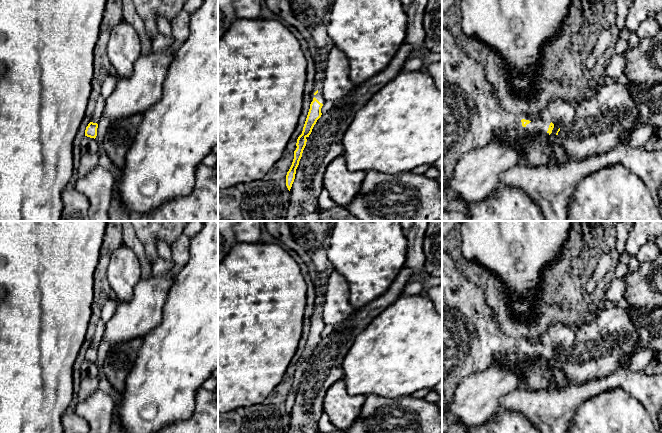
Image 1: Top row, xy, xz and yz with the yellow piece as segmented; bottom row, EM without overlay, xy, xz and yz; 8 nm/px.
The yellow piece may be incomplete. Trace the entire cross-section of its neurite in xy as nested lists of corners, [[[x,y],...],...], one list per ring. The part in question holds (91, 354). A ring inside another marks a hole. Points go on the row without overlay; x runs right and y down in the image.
[[[90,346],[86,351],[85,360],[95,363],[97,360],[97,352],[98,352],[97,347]]]

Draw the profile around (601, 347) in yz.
[[[662,306],[650,312],[638,308],[608,307],[600,311],[591,323],[575,330],[574,344],[560,352],[555,366],[564,372],[570,385],[581,385],[606,377],[623,367],[640,346],[653,353],[662,351]]]

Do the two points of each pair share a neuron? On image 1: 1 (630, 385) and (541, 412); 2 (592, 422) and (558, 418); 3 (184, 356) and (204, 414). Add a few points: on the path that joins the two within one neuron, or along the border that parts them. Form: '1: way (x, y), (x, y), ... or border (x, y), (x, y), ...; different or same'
1: way (608, 383), (573, 395), (563, 403); same
2: border (585, 400), (577, 408), (575, 417), (571, 422); different
3: border (201, 386), (195, 395), (195, 408), (191, 415); different

